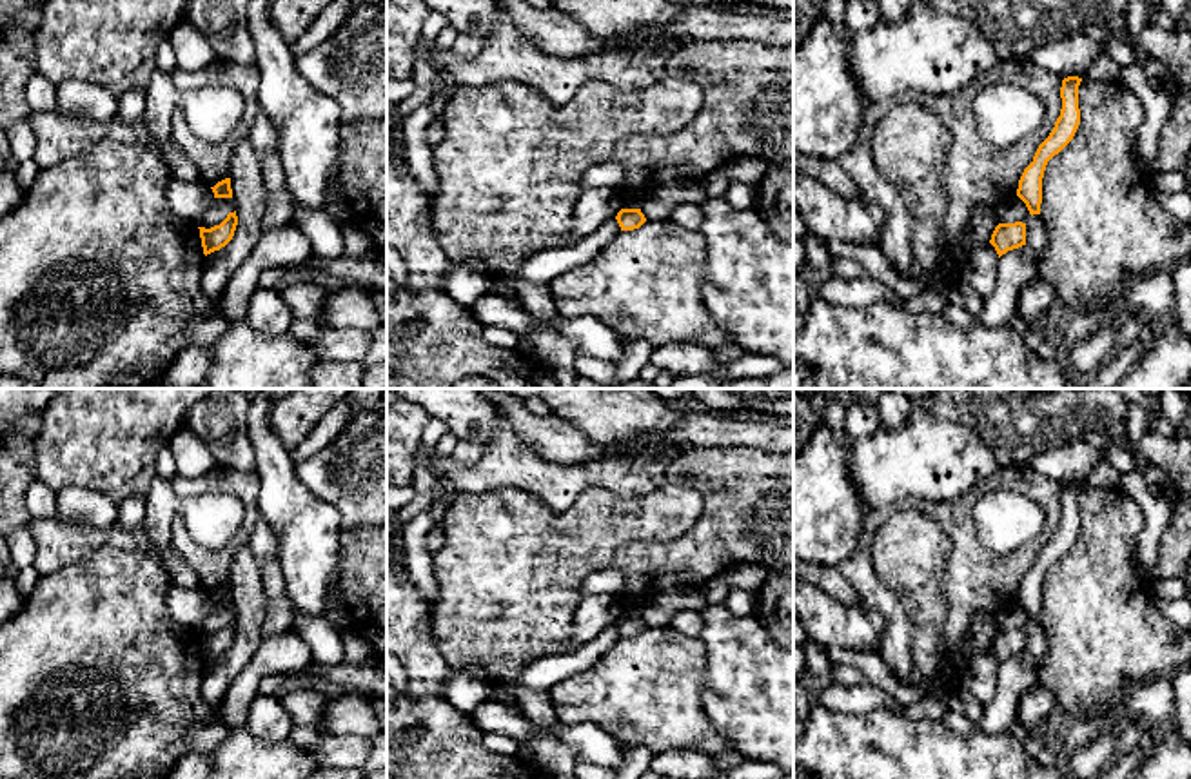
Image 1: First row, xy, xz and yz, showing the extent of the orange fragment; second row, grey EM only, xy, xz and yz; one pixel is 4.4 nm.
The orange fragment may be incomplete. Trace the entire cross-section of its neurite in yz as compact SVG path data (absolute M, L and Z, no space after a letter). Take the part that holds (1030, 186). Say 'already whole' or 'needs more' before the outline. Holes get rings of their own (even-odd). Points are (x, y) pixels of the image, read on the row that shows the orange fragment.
already whole; M1068 76L1062 80L1062 109L1049 136L1038 145L1033 162L1024 169L1017 196L1026 203L1029 214L1040 214L1042 178L1048 162L1058 154L1075 136L1080 123L1078 85L1082 78Z

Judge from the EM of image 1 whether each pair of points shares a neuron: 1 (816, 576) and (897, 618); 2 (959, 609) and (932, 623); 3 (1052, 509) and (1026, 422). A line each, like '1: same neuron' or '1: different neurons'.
1: different neurons
2: different neurons
3: different neurons

